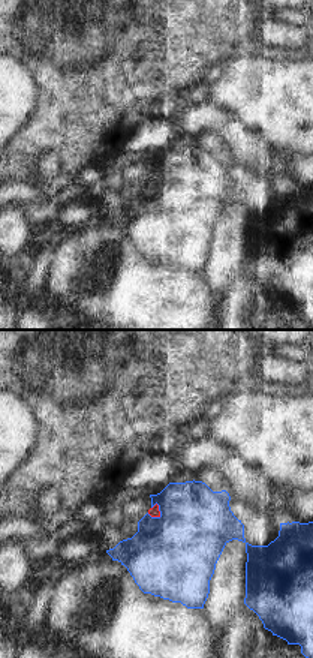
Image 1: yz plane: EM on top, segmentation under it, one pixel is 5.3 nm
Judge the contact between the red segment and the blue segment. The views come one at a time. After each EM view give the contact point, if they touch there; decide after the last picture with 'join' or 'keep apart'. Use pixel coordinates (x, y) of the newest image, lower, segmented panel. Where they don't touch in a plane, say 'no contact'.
contact (159, 513)

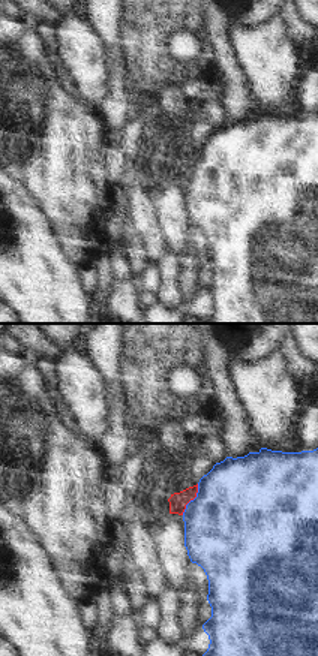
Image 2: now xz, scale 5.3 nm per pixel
contact (192, 499)

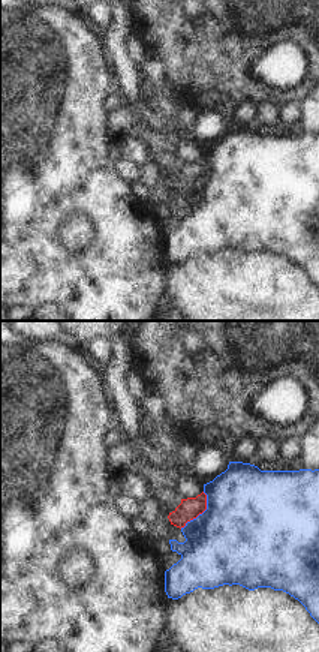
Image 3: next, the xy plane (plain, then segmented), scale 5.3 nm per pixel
contact (201, 513)

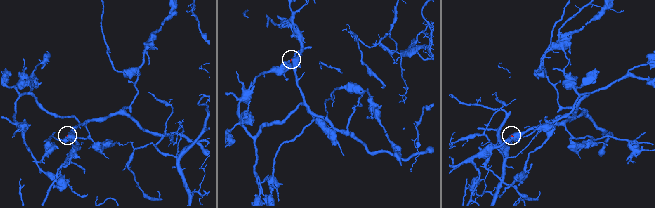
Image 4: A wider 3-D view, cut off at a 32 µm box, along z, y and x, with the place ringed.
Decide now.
keep apart

